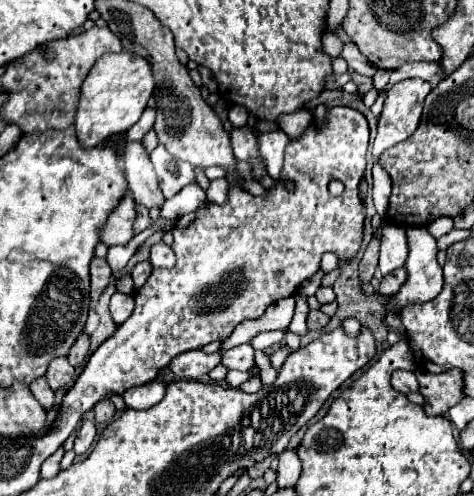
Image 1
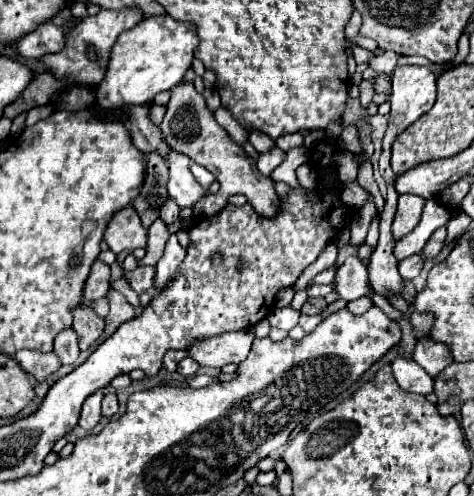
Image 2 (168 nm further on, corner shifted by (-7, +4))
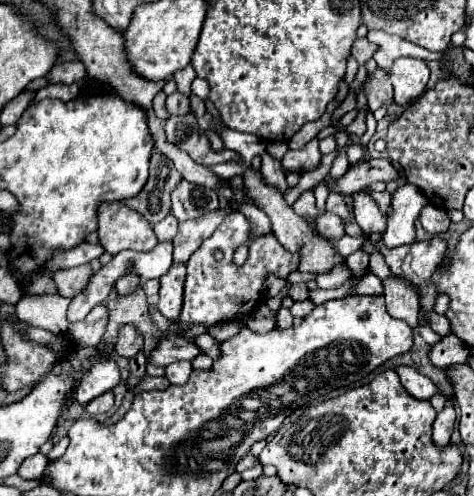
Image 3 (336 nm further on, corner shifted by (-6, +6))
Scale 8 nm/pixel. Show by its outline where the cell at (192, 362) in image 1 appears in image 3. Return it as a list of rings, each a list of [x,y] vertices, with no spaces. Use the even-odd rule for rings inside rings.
[[[173,362],[171,366],[165,368],[165,378],[171,384],[185,384],[189,374],[191,374],[191,370],[193,370],[191,362]]]

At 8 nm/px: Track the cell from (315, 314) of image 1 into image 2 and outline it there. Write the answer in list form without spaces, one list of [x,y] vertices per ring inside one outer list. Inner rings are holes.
[[[310,298],[304,306],[302,306],[302,314],[308,314],[308,316],[316,316],[320,312],[324,312],[328,306],[328,302],[324,298]]]

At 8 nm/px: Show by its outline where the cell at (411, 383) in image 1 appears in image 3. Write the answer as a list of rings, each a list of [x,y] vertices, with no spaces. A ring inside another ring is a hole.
[[[399,366],[397,368],[397,374],[401,378],[401,384],[405,386],[405,390],[417,398],[417,400],[429,400],[435,392],[437,392],[437,386],[423,374],[419,374],[415,368],[409,368],[409,366]]]

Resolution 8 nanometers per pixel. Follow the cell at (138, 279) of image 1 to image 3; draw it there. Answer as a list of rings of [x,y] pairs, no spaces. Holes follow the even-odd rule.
[[[125,274],[115,282],[115,290],[119,296],[127,296],[131,294],[135,288],[139,286],[139,278],[135,274]]]

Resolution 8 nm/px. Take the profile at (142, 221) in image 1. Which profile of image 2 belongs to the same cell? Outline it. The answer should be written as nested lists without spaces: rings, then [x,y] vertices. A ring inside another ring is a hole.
[[[148,152],[146,154],[146,180],[142,184],[140,194],[132,202],[144,228],[150,228],[152,222],[160,214],[160,208],[168,196],[166,182],[168,182],[166,160],[158,152]]]

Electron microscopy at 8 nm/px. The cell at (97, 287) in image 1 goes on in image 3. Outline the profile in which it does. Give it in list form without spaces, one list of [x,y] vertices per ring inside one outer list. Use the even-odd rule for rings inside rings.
[[[81,264],[75,268],[67,268],[67,270],[57,270],[53,274],[57,294],[61,294],[65,298],[73,298],[75,294],[79,294],[87,286],[91,274],[93,274],[93,270],[89,264]]]

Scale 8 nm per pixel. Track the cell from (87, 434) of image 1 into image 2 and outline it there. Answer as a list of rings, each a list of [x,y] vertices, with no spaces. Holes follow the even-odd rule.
[[[100,390],[100,392],[96,392],[96,394],[92,394],[86,402],[84,402],[84,406],[82,406],[82,414],[80,414],[80,426],[84,428],[84,430],[92,430],[98,422],[100,422],[100,418],[102,418],[102,410],[100,410],[100,402],[102,402],[102,396],[104,396],[104,392]]]

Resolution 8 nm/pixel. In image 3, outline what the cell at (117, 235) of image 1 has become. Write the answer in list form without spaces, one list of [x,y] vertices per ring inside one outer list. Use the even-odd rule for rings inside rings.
[[[105,202],[97,212],[99,244],[105,252],[151,250],[157,244],[151,224],[123,202]]]

